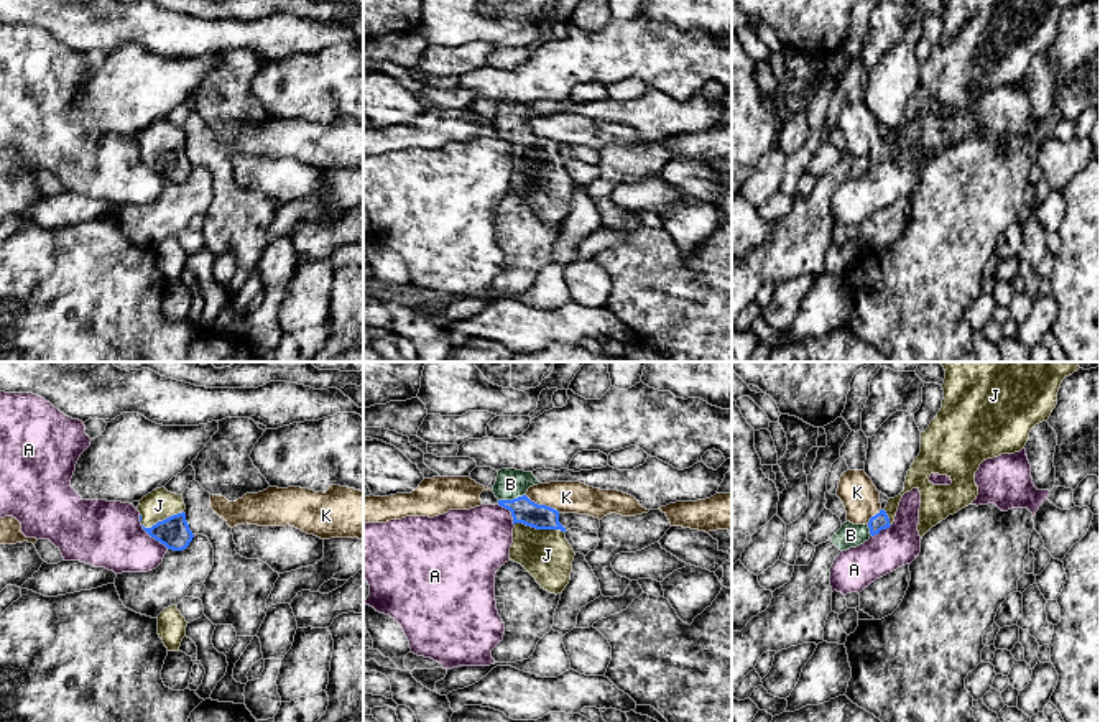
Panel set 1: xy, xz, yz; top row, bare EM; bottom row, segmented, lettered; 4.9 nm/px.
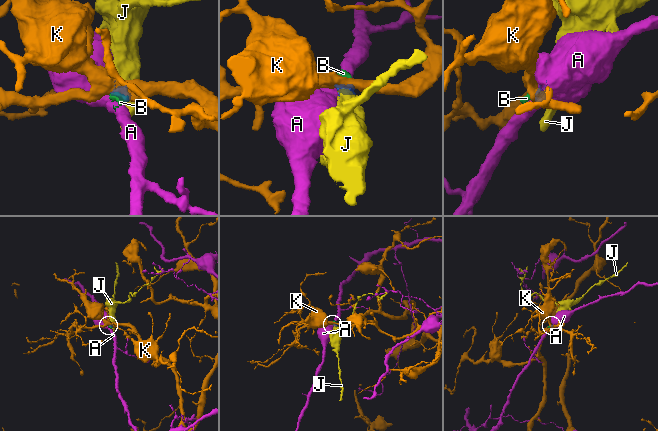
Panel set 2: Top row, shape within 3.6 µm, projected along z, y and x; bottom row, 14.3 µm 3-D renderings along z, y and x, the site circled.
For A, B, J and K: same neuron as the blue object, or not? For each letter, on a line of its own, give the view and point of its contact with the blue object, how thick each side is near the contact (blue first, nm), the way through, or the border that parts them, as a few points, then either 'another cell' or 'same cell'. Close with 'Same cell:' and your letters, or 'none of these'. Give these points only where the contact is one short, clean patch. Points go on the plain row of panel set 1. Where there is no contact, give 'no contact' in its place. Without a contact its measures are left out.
A: contact xy (155, 170); calibres 150 and 320 nm; border xy (140, 157), (168, 180); another cell
B: contact xz (510, 132); calibres 120 and 150 nm; way xz (523, 142), (510, 132), (510, 115); same cell
J: contact xz (540, 160); calibres 120 and 240 nm; way xz (523, 142), (540, 160), (540, 178), (546, 186); same cell
K: contact xz (543, 137); calibres 120 and 160 nm; border xz (525, 125), (531, 132), (559, 143); another cell
Same cell: B, J

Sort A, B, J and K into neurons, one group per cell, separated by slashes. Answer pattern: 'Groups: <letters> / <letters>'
Groups: A / B J / K

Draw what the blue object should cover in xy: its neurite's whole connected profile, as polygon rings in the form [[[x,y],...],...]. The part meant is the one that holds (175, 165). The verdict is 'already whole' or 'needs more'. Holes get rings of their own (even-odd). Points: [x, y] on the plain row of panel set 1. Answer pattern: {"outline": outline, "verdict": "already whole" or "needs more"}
{"outline": [[[164,118],[143,128],[138,137],[143,161],[173,183],[186,181],[194,169],[184,141],[183,127],[171,125]]], "verdict": "needs more"}

